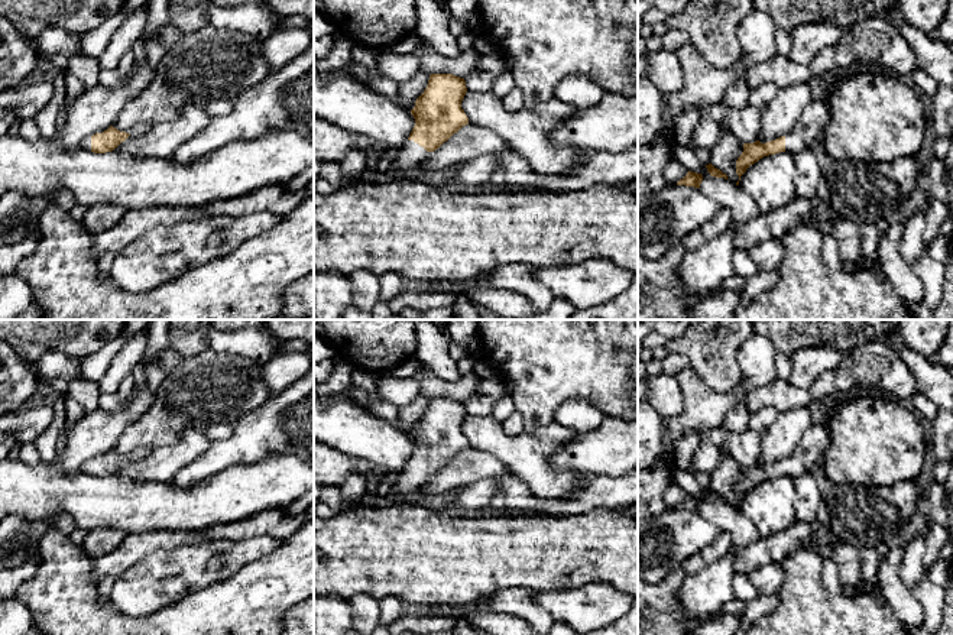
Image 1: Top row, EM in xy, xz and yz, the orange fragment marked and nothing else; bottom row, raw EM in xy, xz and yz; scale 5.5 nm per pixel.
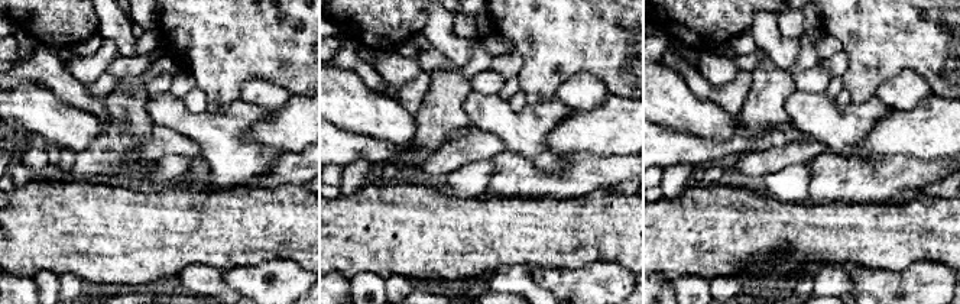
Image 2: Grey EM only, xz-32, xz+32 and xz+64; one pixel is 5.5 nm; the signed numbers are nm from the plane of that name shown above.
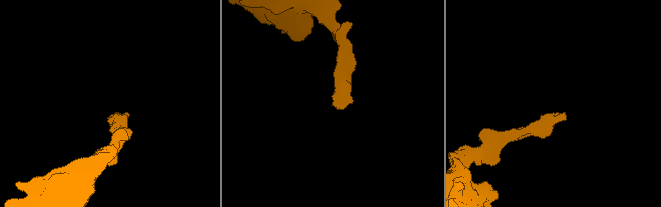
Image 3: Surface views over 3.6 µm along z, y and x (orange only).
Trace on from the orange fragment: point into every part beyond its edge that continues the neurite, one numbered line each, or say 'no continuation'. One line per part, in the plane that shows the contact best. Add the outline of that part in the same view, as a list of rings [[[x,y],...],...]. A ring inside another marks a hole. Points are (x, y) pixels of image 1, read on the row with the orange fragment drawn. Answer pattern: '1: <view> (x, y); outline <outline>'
1: xz (411, 156); outline [[[406,140],[401,149],[395,152],[392,171],[422,171],[425,161],[432,155],[414,140]]]

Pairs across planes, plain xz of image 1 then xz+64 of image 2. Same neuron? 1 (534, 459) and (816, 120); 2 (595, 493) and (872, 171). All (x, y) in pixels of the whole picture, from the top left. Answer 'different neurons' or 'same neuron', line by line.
1: same neuron
2: same neuron

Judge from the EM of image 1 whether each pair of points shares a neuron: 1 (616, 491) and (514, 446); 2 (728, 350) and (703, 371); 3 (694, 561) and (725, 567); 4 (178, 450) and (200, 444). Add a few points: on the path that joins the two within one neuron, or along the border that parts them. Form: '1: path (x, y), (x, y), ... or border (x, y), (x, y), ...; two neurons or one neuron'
1: border (582, 476), (571, 492), (556, 499); two neurons
2: path (725, 358), (710, 371); one neuron
3: border (732, 547), (703, 569), (687, 574); two neurons
4: path (184, 450), (194, 444); one neuron

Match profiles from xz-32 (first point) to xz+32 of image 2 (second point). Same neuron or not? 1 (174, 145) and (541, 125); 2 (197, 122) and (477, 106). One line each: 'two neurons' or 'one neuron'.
1: two neurons
2: one neuron

